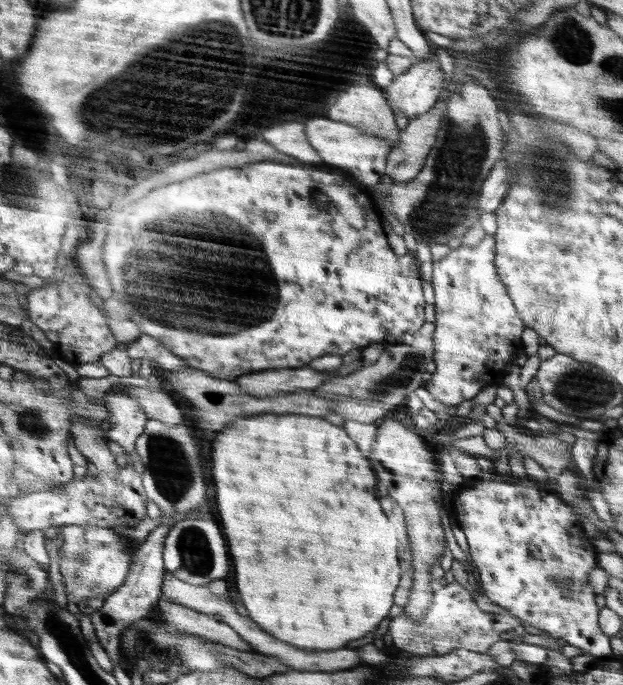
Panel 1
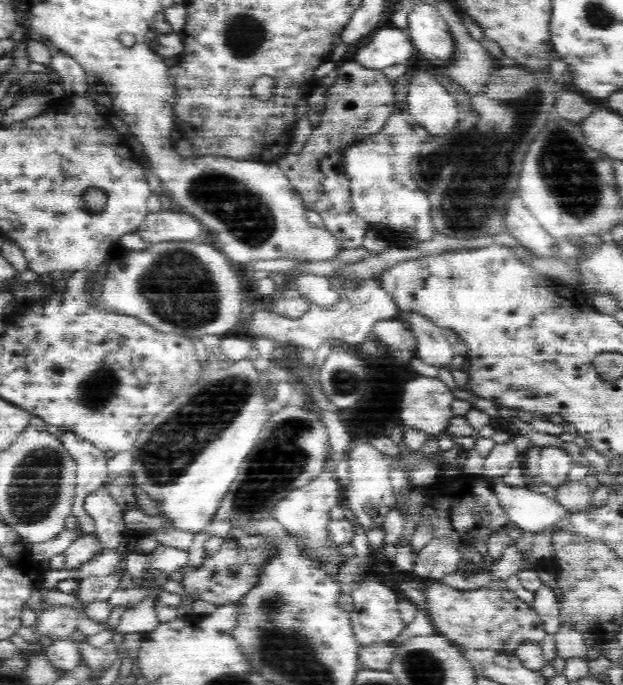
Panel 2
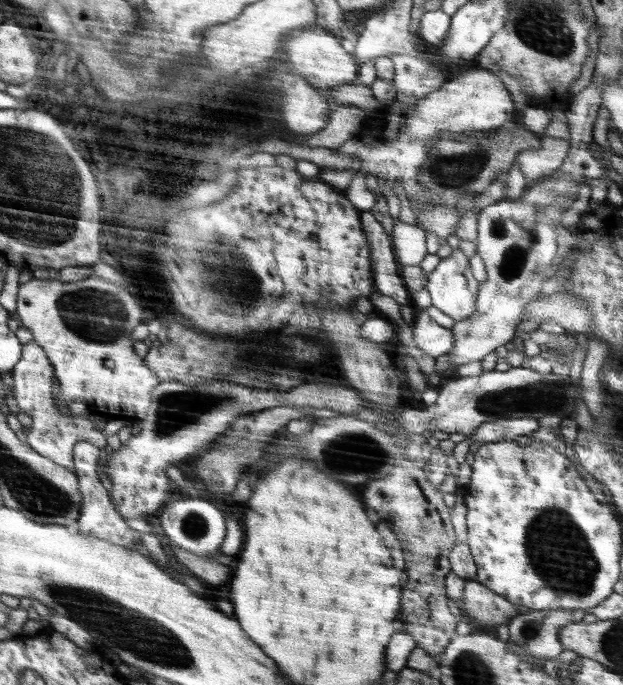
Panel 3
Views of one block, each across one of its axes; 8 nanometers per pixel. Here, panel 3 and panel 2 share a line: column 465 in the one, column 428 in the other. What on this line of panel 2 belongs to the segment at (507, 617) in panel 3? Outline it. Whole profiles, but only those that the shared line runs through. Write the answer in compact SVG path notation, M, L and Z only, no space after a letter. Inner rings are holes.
M429 581L426 586L426 610L430 615L430 621L434 623L434 627L439 634L447 636L452 643L458 645L464 652L466 650L492 649L495 651L504 651L514 653L514 650L522 644L522 642L539 643L546 638L543 620L535 611L534 605L520 600L516 595L506 589L498 589L495 585L486 587L478 587L472 590L458 590L447 584L437 581Z

